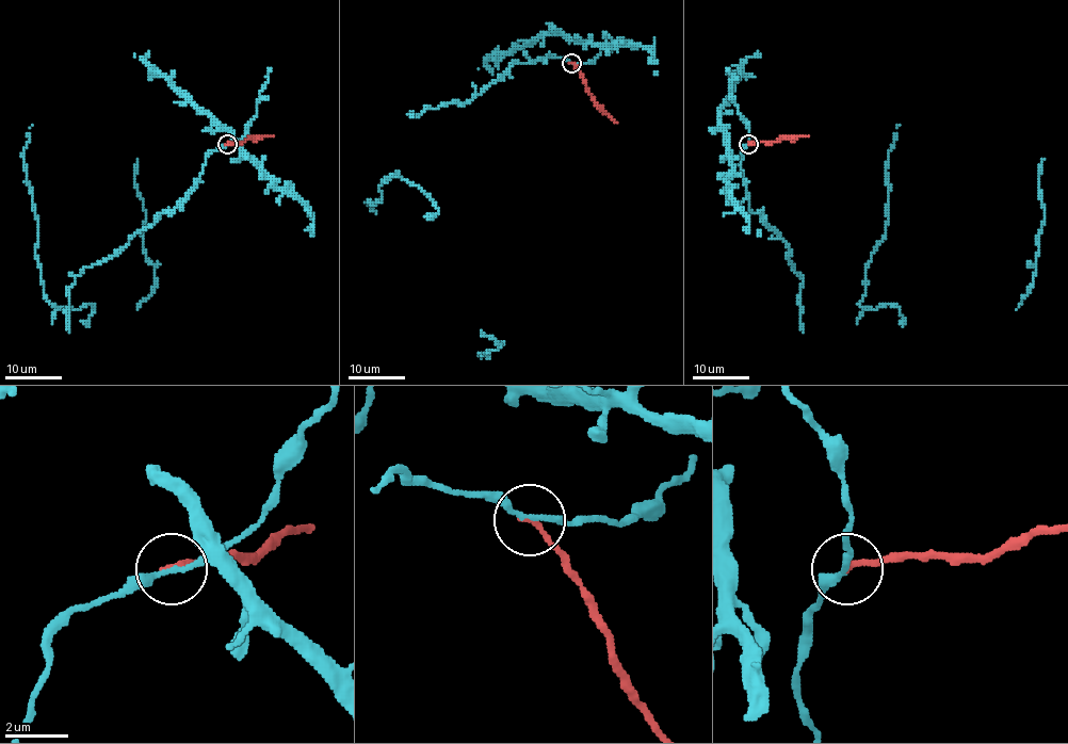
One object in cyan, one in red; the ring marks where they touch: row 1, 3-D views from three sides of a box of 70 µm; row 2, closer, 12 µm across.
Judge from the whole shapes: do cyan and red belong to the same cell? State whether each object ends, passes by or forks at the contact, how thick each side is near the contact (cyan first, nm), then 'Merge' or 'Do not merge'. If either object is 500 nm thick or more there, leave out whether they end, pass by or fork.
At the ring cyan passes by. At the ring red ends. Thickness 160 nm (cyan) against 180 nm. Do not merge

